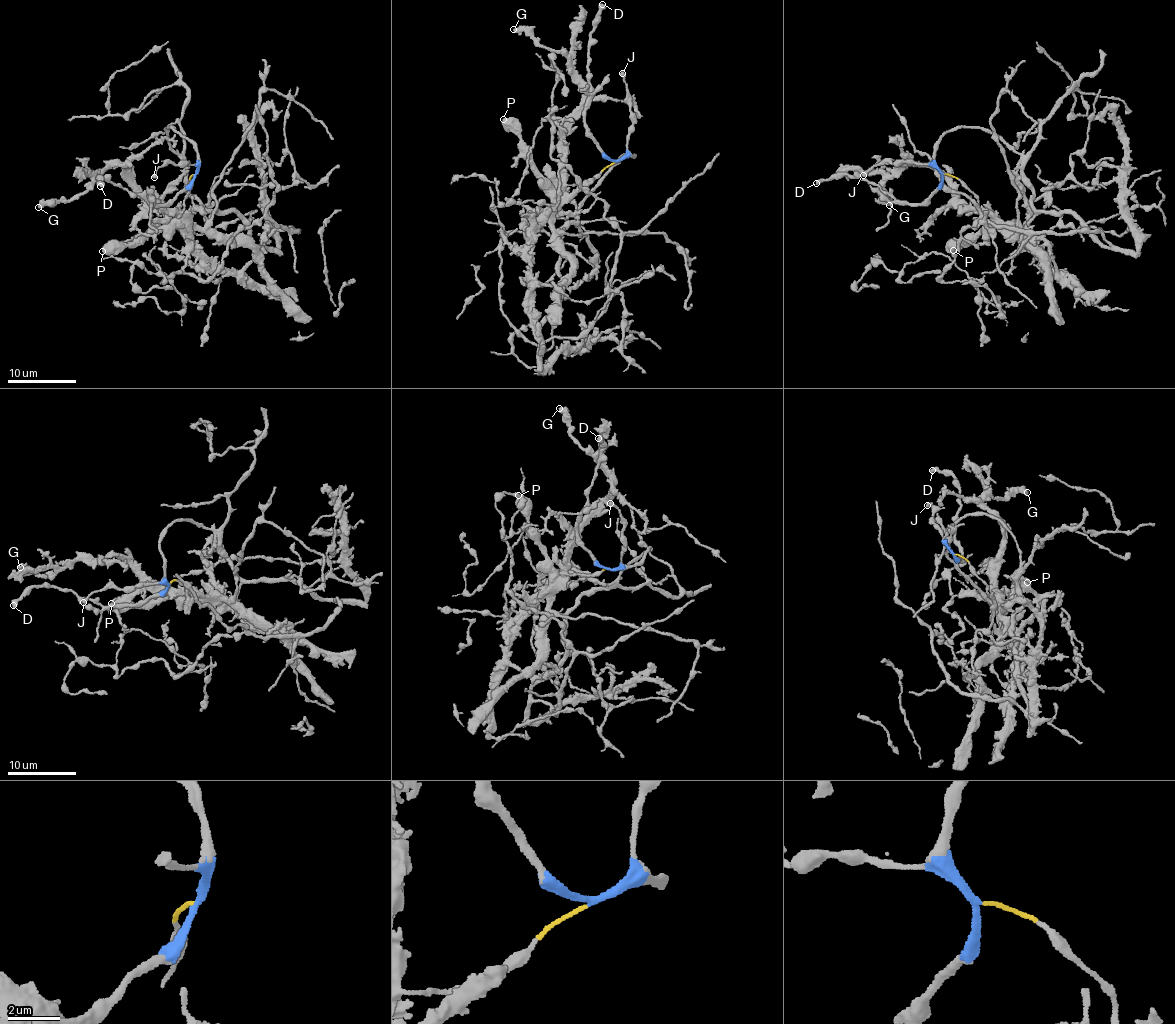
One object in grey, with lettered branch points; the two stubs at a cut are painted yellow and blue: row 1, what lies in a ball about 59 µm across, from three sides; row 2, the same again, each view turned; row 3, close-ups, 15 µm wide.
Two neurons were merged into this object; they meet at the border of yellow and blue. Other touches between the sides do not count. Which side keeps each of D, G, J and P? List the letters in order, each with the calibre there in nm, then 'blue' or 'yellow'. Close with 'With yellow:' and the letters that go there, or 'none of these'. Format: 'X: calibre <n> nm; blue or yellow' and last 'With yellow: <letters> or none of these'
D: calibre 550 nm; blue
G: calibre 340 nm; yellow
J: calibre 360 nm; blue
P: calibre 750 nm; yellow
With yellow: G, P

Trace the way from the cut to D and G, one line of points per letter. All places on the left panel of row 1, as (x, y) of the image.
D: (195, 174), (188, 185), (160, 206), (149, 204), (137, 194), (97, 177), (100, 186)
G: (196, 174), (190, 176), (181, 212), (162, 210), (131, 183), (123, 166), (109, 165), (88, 189), (38, 208)

